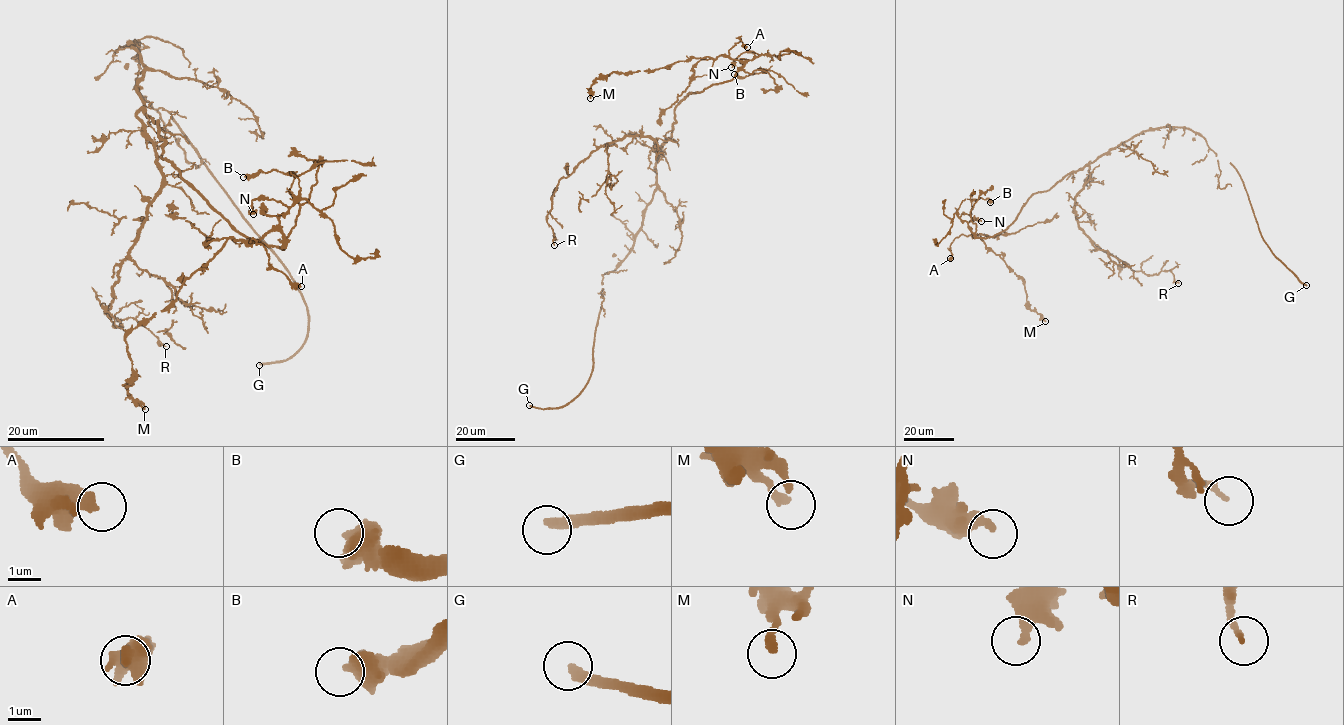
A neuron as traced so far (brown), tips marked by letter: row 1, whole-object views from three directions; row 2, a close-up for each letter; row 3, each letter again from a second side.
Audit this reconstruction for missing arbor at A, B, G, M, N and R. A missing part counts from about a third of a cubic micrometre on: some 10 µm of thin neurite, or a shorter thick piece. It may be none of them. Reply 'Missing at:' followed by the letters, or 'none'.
Missing at: none

